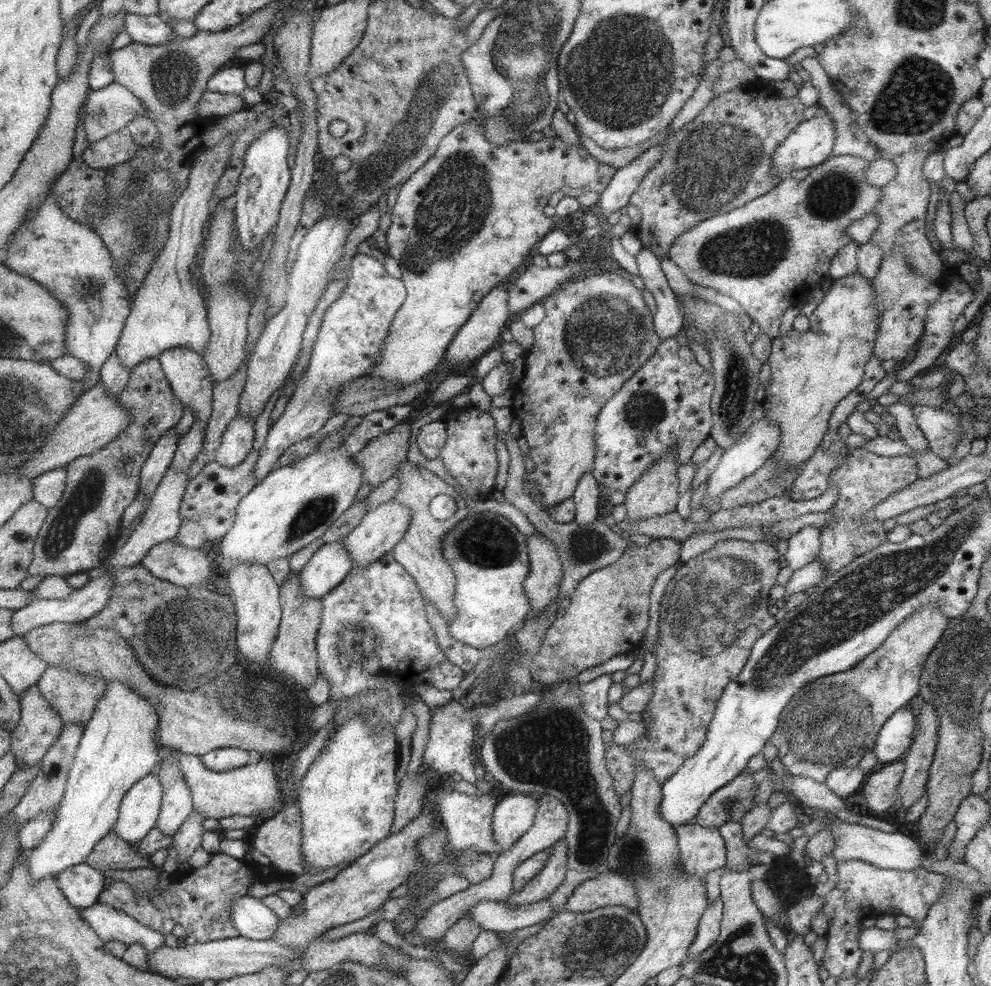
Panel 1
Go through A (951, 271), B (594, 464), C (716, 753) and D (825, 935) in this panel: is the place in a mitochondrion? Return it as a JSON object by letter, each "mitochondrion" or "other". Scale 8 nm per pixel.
{"A":"other","B":"other","C":"other","D":"other"}

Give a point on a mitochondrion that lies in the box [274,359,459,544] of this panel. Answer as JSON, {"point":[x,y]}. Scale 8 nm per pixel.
{"point":[316,392]}

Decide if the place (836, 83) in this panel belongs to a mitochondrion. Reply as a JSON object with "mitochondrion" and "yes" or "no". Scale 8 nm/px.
{"mitochondrion":"no"}

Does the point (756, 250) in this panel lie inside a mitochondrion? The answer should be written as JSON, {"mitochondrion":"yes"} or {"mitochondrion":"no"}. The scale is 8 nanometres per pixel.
{"mitochondrion":"yes"}

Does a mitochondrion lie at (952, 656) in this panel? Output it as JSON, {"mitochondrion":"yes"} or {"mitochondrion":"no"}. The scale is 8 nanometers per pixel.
{"mitochondrion":"yes"}

